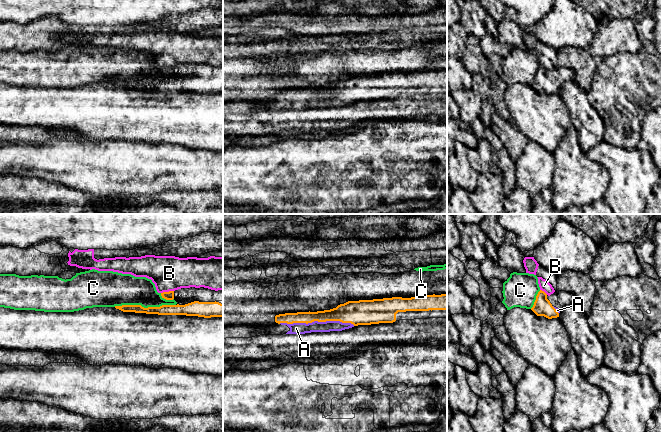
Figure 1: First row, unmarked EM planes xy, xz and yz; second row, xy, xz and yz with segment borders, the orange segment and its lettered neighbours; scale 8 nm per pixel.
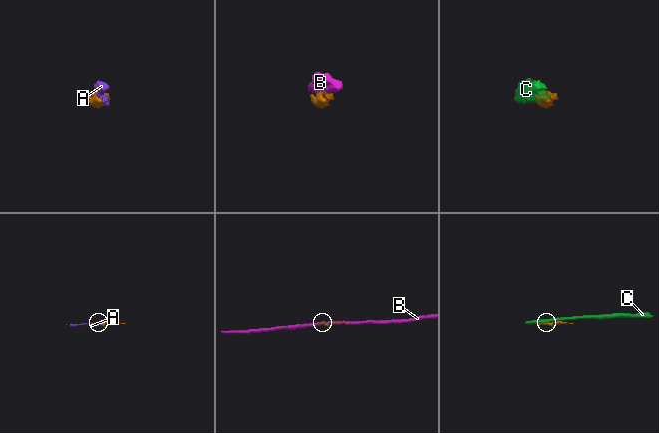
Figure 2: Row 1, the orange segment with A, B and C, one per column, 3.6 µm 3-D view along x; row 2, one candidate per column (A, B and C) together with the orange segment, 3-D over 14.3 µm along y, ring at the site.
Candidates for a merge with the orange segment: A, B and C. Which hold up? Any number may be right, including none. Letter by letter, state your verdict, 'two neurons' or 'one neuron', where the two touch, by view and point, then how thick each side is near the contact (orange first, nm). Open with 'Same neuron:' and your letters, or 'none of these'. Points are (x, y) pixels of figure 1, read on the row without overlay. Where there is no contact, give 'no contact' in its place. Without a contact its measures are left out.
Same neuron: A
A: one neuron; meets orange in xz at (317, 96); 160 nm thick on the orange side, 100 nm on the other
B: two neurons; meets orange in xy at (167, 68); 70 nm thick on the orange side, 280 nm on the other
C: two neurons; meets orange in xy at (143, 83); 80 nm thick on the orange side, 260 nm on the other

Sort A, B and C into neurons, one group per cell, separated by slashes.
A / B / C

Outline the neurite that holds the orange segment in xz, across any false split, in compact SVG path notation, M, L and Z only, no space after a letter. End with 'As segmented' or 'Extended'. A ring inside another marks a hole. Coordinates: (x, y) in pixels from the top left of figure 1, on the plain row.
M447 70L348 77L330 86L279 90L272 102L223 102L223 115L342 107L358 101L427 94L447 94Z. Extended

